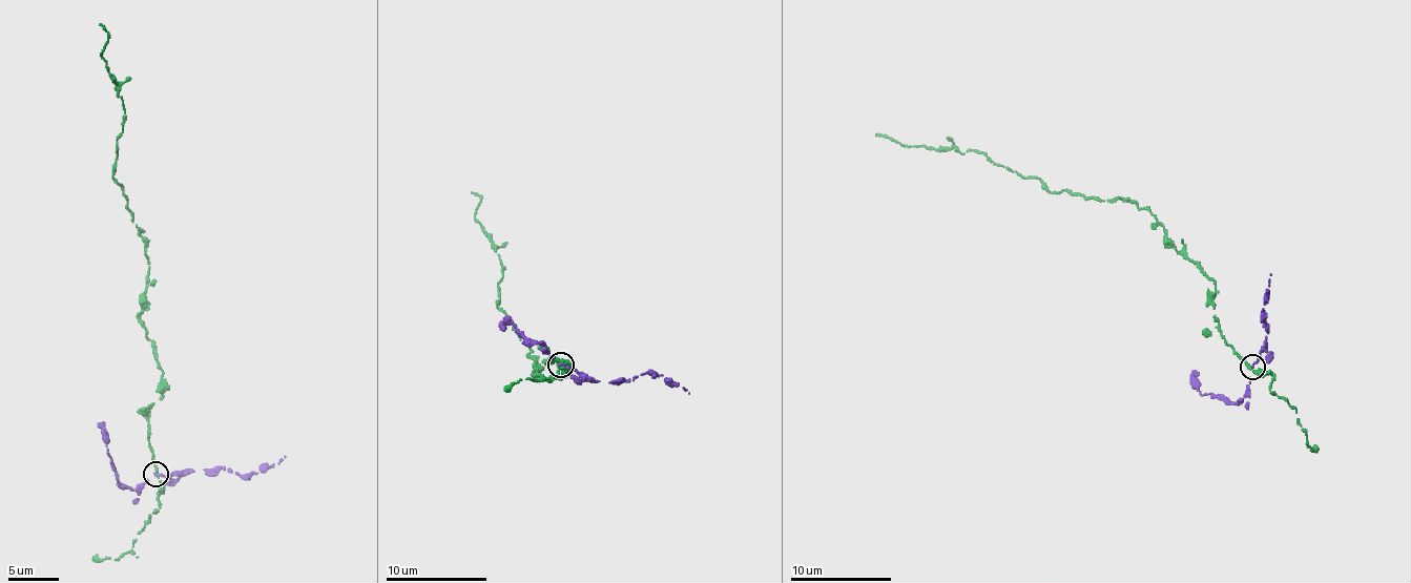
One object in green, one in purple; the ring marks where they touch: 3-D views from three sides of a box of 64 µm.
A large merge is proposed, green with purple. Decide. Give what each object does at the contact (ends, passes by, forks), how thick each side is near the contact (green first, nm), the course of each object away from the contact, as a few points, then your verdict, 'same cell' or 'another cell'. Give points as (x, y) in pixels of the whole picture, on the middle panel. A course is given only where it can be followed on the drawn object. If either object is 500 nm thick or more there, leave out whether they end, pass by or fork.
green ends there; purple passes by; 320 nm thick on the green side, 120 nm on the other; green runs (560, 362), (551, 357), (561, 365), (560, 380), (533, 373), (530, 348), (496, 306), (504, 267), (472, 193); purple runs (560, 365), (600, 380), (629, 380), (645, 374), (656, 374), (670, 378), (689, 393); another cell

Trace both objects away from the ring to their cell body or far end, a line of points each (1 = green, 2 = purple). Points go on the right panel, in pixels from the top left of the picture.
1: (1250, 367), (1220, 333), (1216, 280), (1144, 208), (1052, 193), (983, 153), (876, 133)
2: (1253, 367), (1265, 336), (1264, 300), (1270, 273)

